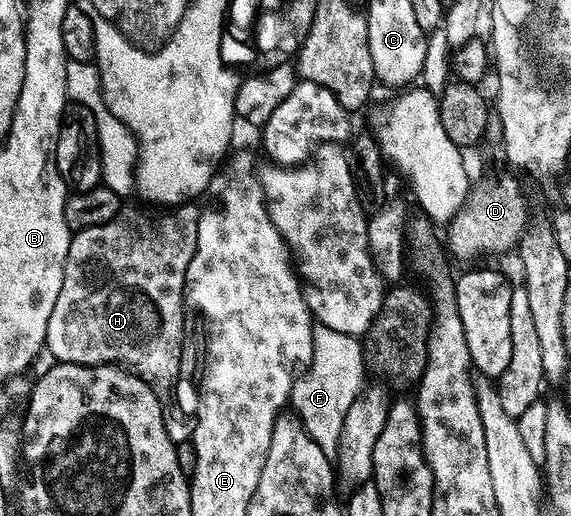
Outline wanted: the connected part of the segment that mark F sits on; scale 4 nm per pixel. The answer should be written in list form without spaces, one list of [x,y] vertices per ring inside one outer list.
[[[315,324],[312,331],[312,363],[295,380],[294,386],[290,388],[289,408],[293,416],[298,419],[302,430],[324,451],[324,455],[333,458],[338,451],[340,433],[344,427],[344,415],[348,415],[348,407],[352,407],[352,399],[356,399],[358,392],[362,390],[367,380],[368,362],[364,352],[364,345],[361,340],[352,335],[344,335],[344,331],[332,331],[332,327]]]

